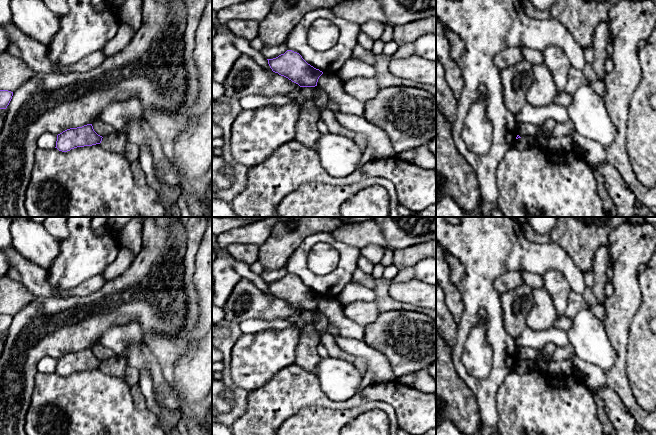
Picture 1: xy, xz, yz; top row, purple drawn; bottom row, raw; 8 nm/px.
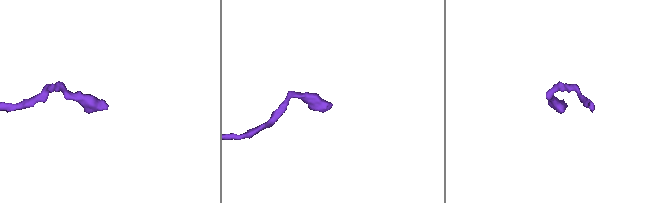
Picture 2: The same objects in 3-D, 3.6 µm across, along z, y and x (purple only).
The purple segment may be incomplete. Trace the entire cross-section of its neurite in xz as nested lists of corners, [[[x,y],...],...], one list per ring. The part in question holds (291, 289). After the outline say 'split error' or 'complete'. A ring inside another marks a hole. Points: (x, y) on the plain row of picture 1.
[[[292,274],[267,284],[273,296],[288,302],[300,311],[317,310],[318,303],[323,298],[322,295],[308,288],[299,277]]]; complete

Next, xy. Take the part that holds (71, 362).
[[[92,348],[70,352],[57,359],[56,371],[59,375],[67,376],[71,373],[100,368],[102,360],[98,359]]]; complete

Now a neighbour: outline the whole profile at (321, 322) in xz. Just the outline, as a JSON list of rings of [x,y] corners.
[[[319,311],[316,319],[313,322],[313,325],[318,331],[321,332],[322,335],[320,343],[326,347],[329,357],[340,358],[345,361],[349,361],[357,368],[362,376],[365,375],[365,372],[367,371],[366,361],[363,358],[355,357],[338,347],[335,342],[335,336],[330,335],[326,332],[328,325],[327,318]]]

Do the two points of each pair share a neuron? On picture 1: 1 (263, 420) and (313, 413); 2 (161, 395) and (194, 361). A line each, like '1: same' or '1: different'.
1: different
2: different

